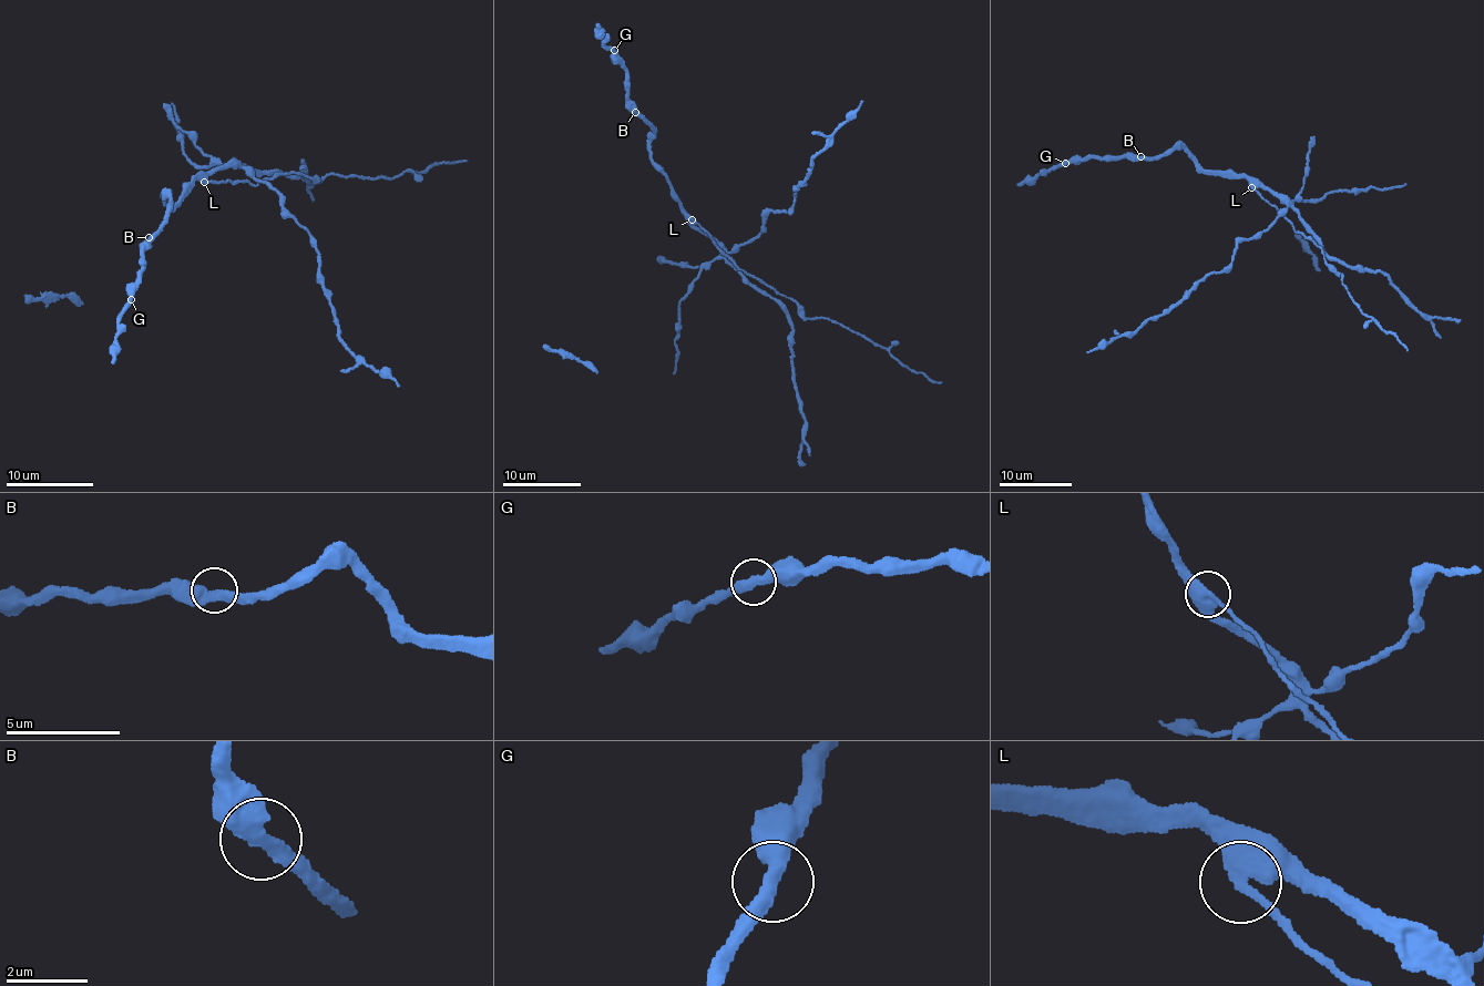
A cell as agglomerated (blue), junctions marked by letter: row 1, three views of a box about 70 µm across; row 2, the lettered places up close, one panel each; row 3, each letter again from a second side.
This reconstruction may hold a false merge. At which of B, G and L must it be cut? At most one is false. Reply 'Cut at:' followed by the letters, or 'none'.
Cut at: L

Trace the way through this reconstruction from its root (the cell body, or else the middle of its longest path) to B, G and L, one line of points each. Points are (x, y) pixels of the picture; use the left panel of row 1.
B: (216, 170), (194, 180), (173, 204), (165, 202), (163, 196), (169, 197), (170, 211), (149, 237)
G: (216, 170), (194, 180), (173, 204), (163, 196), (170, 211), (147, 242), (144, 271), (131, 299)
L: (216, 170), (208, 174), (205, 183)

